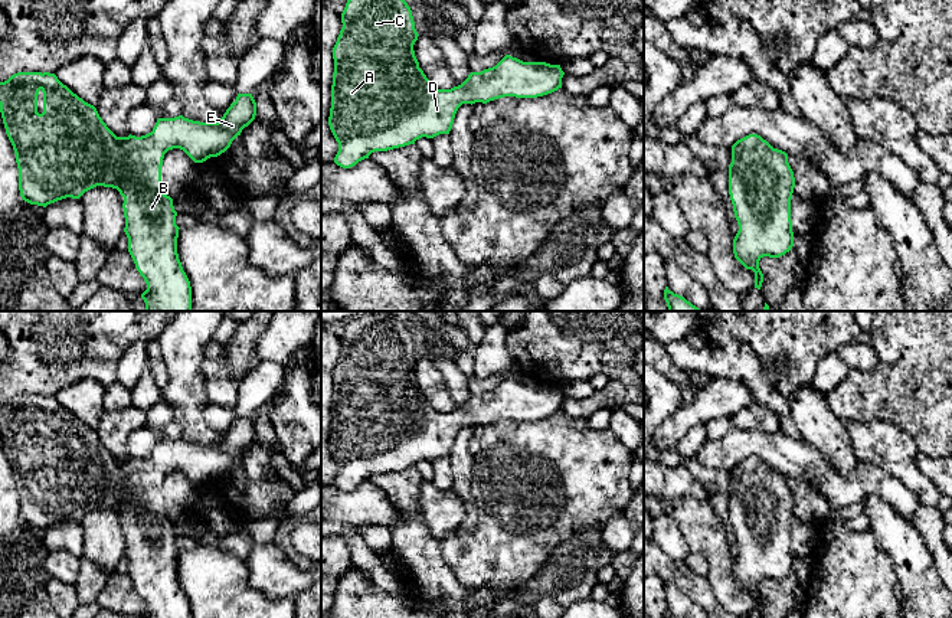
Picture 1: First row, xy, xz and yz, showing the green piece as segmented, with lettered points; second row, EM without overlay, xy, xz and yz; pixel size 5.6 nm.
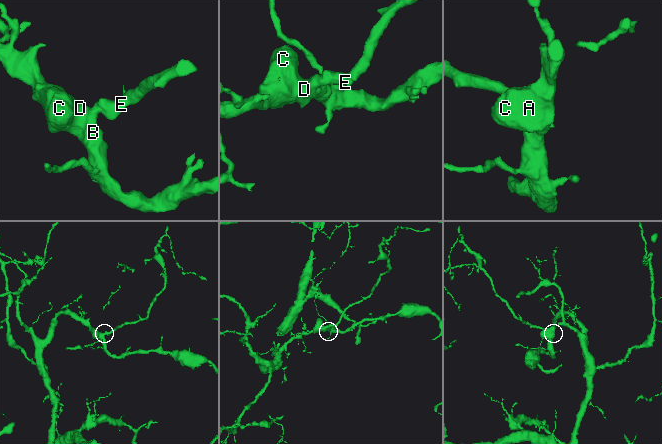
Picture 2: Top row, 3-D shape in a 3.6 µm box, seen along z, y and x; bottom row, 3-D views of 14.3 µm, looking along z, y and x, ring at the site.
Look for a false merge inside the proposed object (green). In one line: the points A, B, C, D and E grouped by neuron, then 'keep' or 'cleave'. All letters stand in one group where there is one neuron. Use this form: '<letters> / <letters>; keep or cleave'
A B C D E; keep

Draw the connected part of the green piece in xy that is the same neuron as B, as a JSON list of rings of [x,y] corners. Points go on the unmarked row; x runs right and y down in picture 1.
[[[17,395],[0,405],[0,435],[16,477],[19,513],[24,524],[46,530],[66,520],[79,521],[96,509],[117,511],[124,520],[124,555],[128,560],[128,575],[147,606],[147,612],[141,618],[192,618],[190,604],[177,576],[180,552],[176,547],[177,534],[173,521],[161,511],[163,481],[173,471],[183,473],[194,485],[203,485],[225,475],[242,452],[255,442],[256,425],[252,416],[238,416],[217,445],[200,445],[179,438],[158,441],[153,454],[145,458],[117,460],[102,444],[96,431],[73,416],[55,396]]]

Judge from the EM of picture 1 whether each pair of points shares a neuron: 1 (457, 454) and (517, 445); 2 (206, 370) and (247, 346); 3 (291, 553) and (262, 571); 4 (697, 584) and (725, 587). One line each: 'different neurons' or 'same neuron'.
1: different neurons
2: same neuron
3: different neurons
4: different neurons

